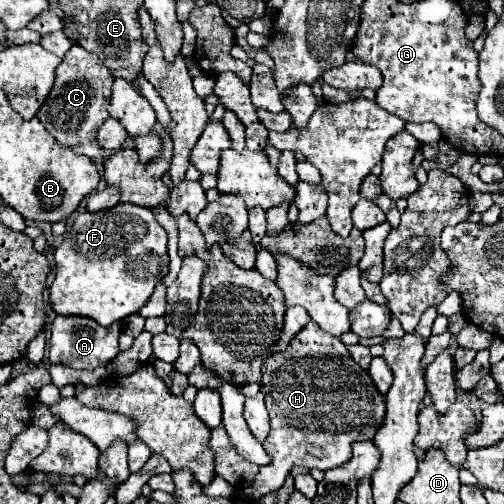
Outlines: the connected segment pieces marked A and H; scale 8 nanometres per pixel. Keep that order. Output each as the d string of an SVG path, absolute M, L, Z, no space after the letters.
M57 316L51 326L51 344L49 344L49 362L65 364L79 370L95 370L97 366L107 366L119 354L119 336L123 324L111 324L109 328L89 320L87 316Z
M309 322L283 352L269 356L261 374L261 392L265 396L267 412L271 418L271 432L263 442L263 448L271 456L271 464L261 466L257 480L245 488L245 496L253 500L281 488L293 466L319 468L325 472L349 462L353 442L373 440L385 420L385 396L377 392L377 386L373 384L369 372L361 370L355 364L355 360L349 356L349 350L339 338L325 334L313 322Z

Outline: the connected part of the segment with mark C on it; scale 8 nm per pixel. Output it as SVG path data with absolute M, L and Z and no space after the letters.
M73 46L63 62L57 68L57 78L55 84L45 100L45 104L39 108L37 118L45 124L49 134L53 138L71 148L75 154L89 156L93 162L99 158L105 158L107 152L97 144L97 128L109 118L107 104L111 96L111 86L113 86L113 74L93 52L87 52L81 46Z

